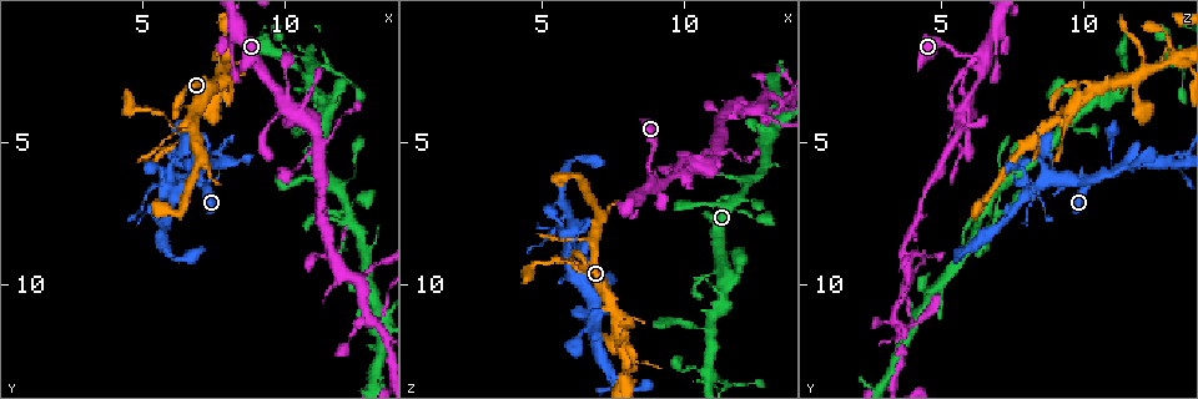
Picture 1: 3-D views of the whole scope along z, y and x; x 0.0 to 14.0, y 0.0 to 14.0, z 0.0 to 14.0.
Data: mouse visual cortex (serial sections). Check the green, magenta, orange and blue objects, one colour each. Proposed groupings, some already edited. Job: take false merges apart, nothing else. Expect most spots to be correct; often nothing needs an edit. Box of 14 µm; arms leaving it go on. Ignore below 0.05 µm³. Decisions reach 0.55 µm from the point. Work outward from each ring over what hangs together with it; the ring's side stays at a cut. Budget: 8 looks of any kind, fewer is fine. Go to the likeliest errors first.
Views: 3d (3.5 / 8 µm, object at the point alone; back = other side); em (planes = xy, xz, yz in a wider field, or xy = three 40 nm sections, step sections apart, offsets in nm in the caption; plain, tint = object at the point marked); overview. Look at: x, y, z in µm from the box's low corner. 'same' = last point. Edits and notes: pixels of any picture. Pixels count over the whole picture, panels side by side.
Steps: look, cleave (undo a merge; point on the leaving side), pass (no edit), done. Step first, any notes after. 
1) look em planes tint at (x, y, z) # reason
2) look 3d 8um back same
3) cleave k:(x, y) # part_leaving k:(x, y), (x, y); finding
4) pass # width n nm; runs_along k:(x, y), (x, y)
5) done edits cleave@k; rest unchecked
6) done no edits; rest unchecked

look 3d 3.5um at (11.9, 7.4, 7.4) # narrows sharply

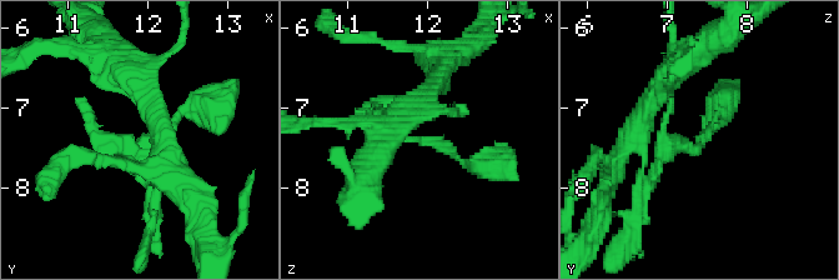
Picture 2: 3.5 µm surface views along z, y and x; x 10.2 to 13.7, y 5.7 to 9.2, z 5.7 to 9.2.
look em xy step 5 tint at (11.80, 7.45, 7.40) # need the tissue

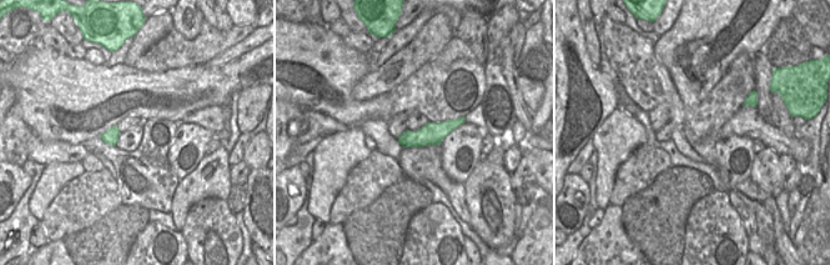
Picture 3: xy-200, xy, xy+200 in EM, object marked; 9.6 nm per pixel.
pass # runs_along 2:(656, 168), (668, 141), (697, 149), (723, 103); continuous, no second cell

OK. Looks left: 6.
look 3d 3.5um at (5.5, 5.9, 7.8) # a narrow waist

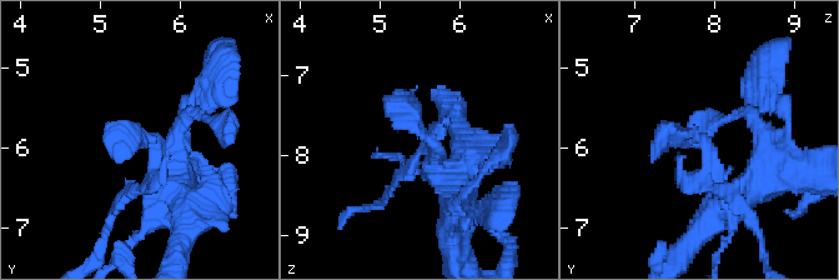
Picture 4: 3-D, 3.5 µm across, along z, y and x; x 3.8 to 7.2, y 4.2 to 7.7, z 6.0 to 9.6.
look em xy step 5 tint at (5.60, 5.85, 7.70) # need the tissue

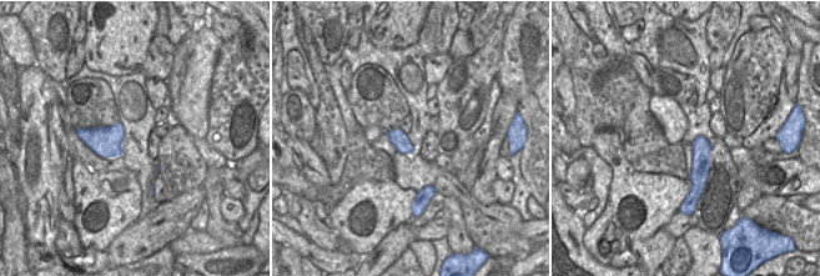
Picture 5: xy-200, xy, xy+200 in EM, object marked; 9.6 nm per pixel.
pass # runs_along 5:(699, 139), (697, 190); all the same cell

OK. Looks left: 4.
look 3d 3.5um at (7.4, 3.0, 10.6) # three-way junction

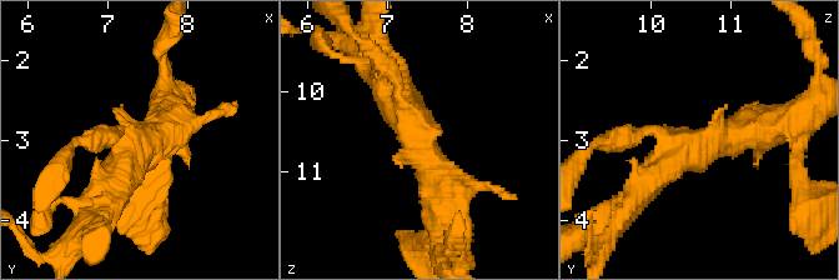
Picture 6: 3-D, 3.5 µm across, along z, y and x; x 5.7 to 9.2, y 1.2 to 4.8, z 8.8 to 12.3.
look em xy step 1 tint at (7.40, 3.10, 10.60) # arms 3; arm_widths 150, 400, 500 nm

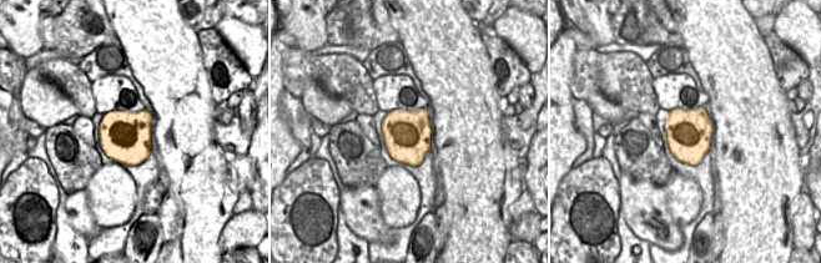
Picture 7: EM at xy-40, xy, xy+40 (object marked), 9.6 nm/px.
pass # all the same cell

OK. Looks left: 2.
done no edits; rest unchecked

